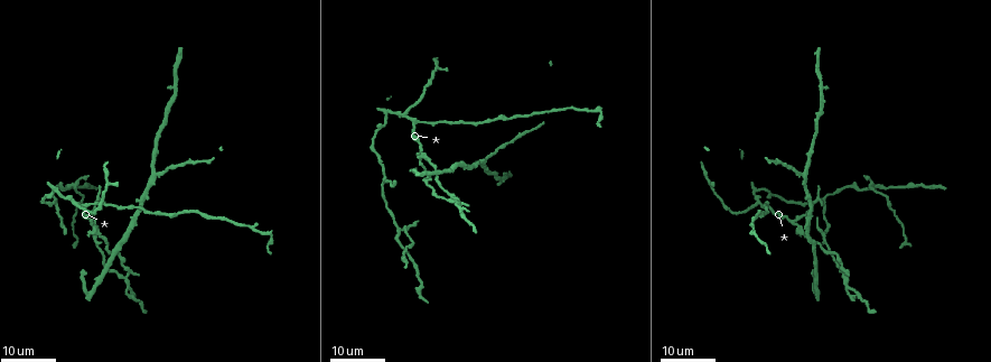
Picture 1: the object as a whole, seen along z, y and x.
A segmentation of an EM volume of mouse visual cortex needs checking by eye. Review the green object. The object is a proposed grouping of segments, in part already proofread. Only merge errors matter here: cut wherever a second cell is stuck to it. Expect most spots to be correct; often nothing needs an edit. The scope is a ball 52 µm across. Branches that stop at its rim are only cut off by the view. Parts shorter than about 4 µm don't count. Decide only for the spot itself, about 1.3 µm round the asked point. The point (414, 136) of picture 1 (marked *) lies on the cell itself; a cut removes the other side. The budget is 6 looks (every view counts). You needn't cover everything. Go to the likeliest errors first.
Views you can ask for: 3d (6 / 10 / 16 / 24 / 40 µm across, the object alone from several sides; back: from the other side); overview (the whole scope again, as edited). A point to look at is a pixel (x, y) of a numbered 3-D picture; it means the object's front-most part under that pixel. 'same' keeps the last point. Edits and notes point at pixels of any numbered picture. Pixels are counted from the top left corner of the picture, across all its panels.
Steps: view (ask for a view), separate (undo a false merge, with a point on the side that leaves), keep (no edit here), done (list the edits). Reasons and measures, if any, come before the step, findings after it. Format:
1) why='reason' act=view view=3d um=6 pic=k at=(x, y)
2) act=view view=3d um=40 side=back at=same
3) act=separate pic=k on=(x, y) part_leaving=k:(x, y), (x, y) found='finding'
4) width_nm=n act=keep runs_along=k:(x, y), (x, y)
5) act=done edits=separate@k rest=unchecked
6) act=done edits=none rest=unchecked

why='arms part here' act=view view=3d um=24 pic=1 at=(423, 150)

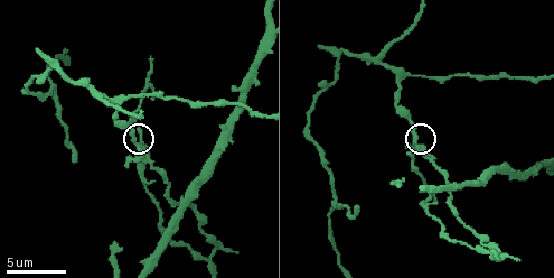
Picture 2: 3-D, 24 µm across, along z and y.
act=view view=3d um=6 pic=2 at=(414, 137)

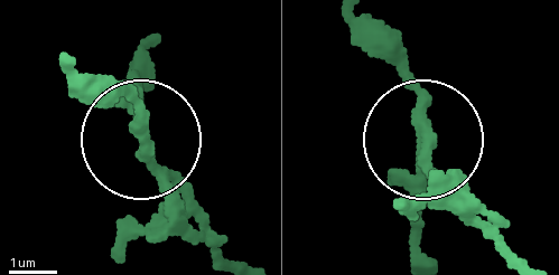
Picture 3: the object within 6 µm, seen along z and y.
act=keep runs_along=3:(372, 21), (420, 113), (420, 229) found='one cell here'

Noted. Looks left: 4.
why='three-way junction' act=view view=3d um=6 pic=2 at=(376, 55)

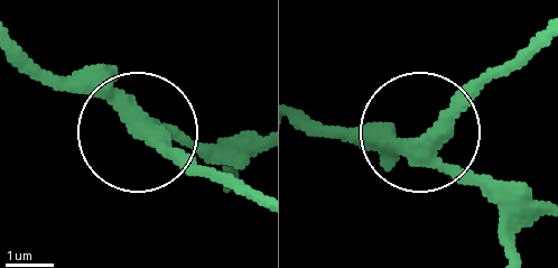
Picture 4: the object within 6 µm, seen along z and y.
act=view view=3d um=6 side=back pic=4 at=(144, 126)

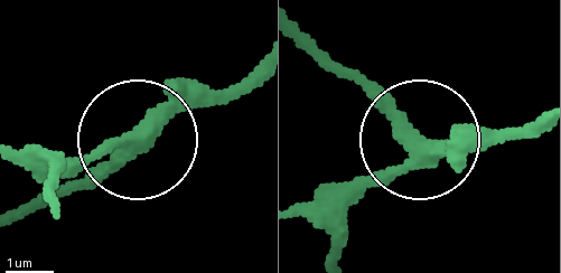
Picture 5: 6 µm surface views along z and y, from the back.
act=keep runs_along=5:(339, 254), (352, 206), (396, 169), (412, 138), (328, 53) found='continuous, no second cell'

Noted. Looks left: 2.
why='three-way junction' act=view view=3d um=6 pic=2 at=(490, 250)

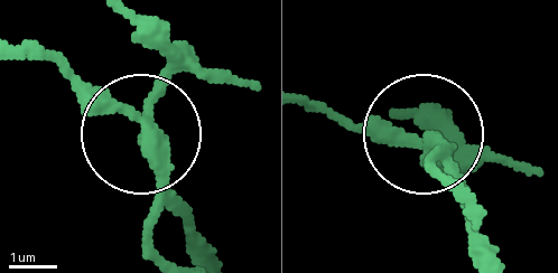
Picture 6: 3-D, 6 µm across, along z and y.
arms=3 act=separate pic=6 on=(108, 106) part_leaving=6:(159, 153), (135, 122), (26, 54) found='two cells meet here'

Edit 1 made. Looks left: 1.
act=done edits=separate@6 rest=unchecked

